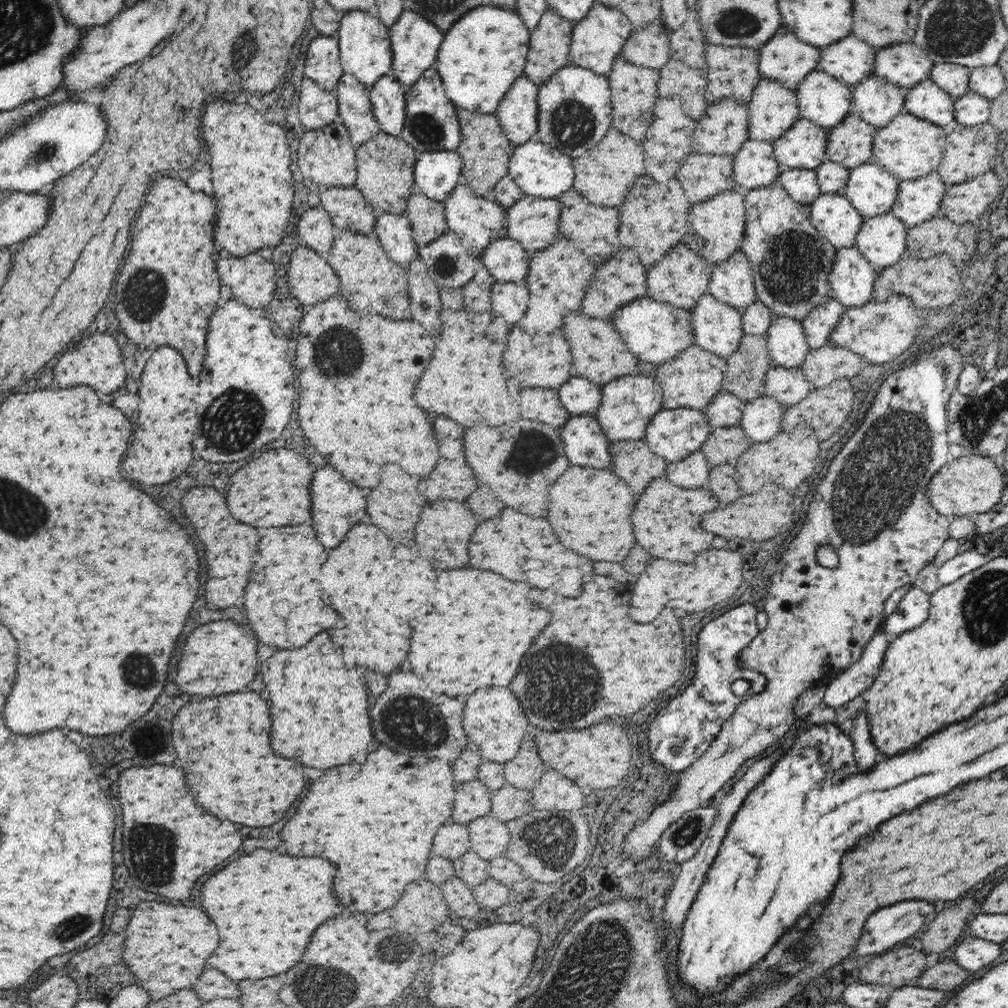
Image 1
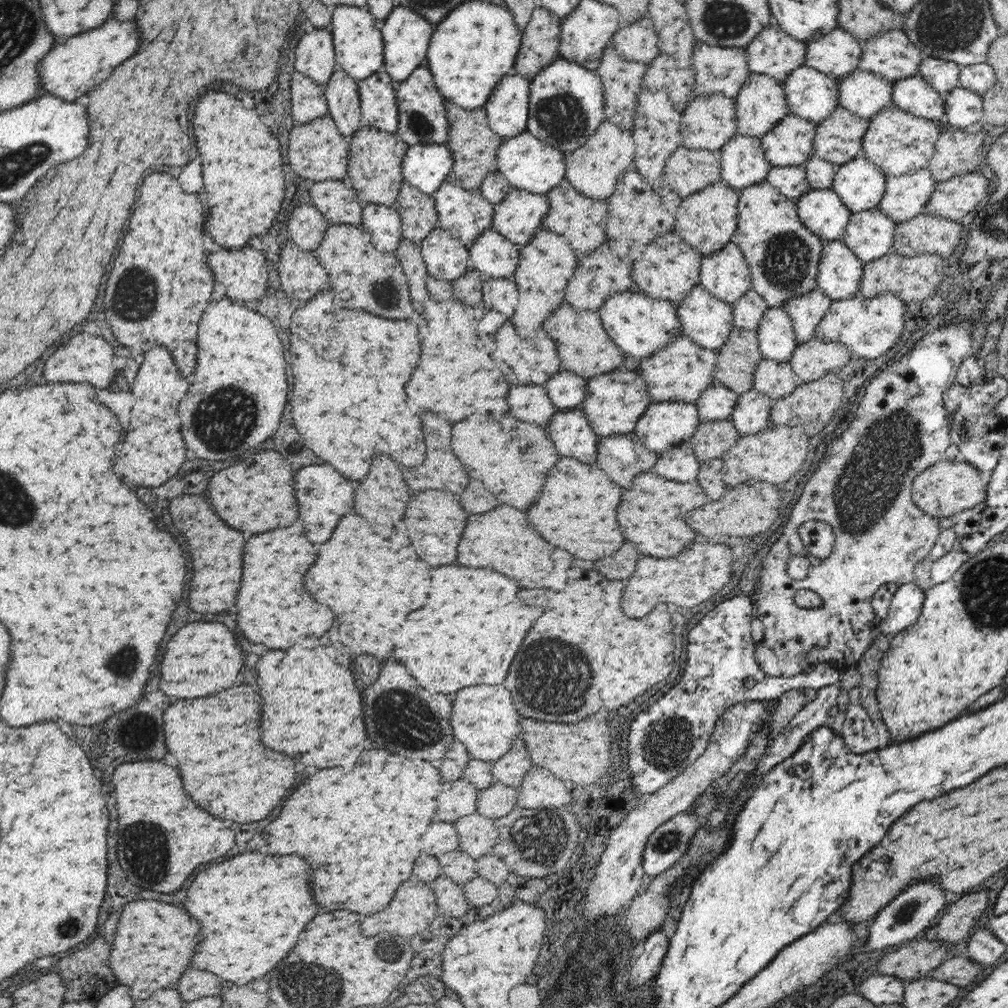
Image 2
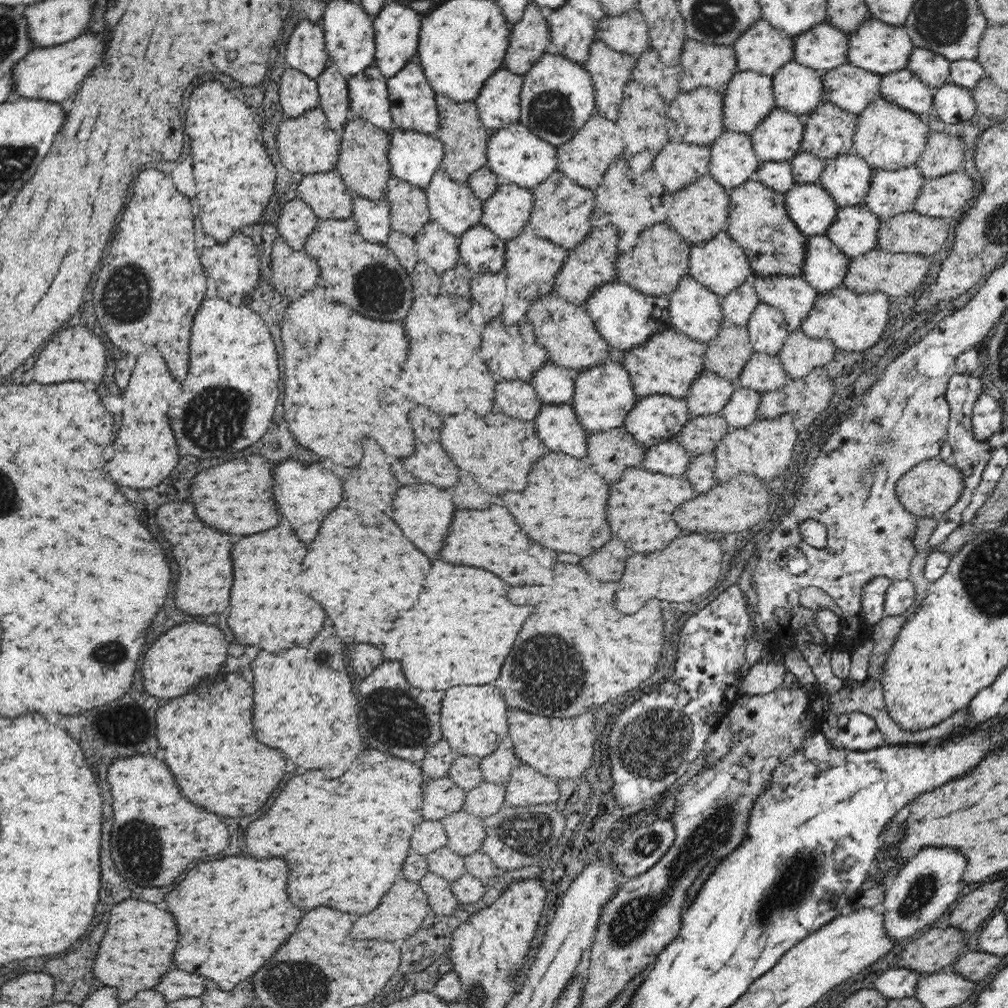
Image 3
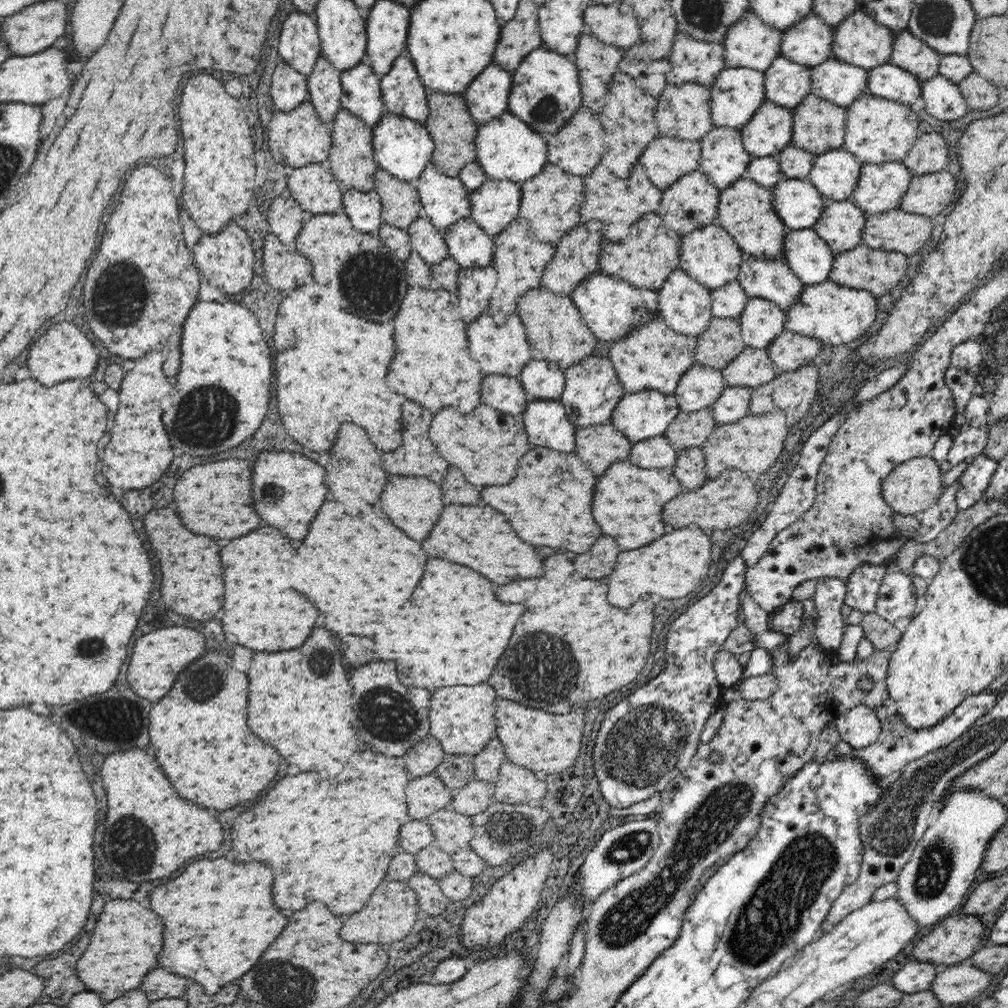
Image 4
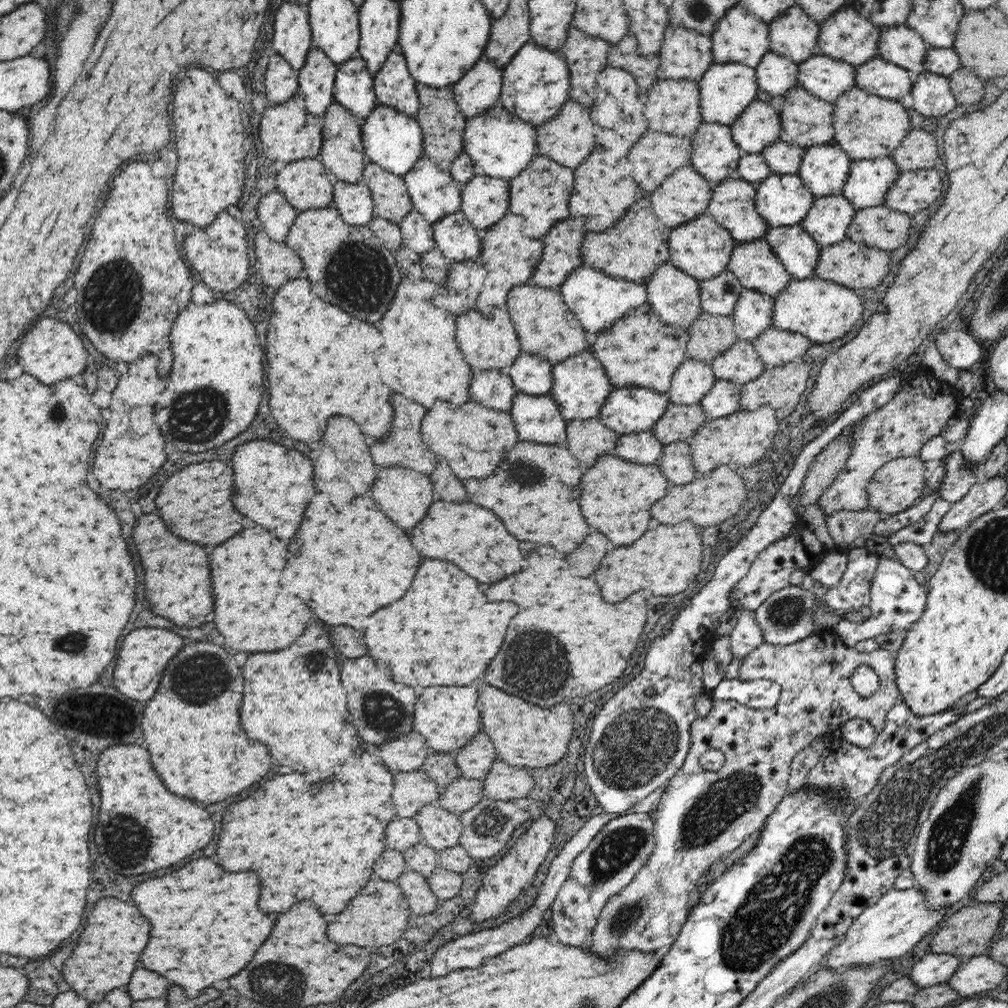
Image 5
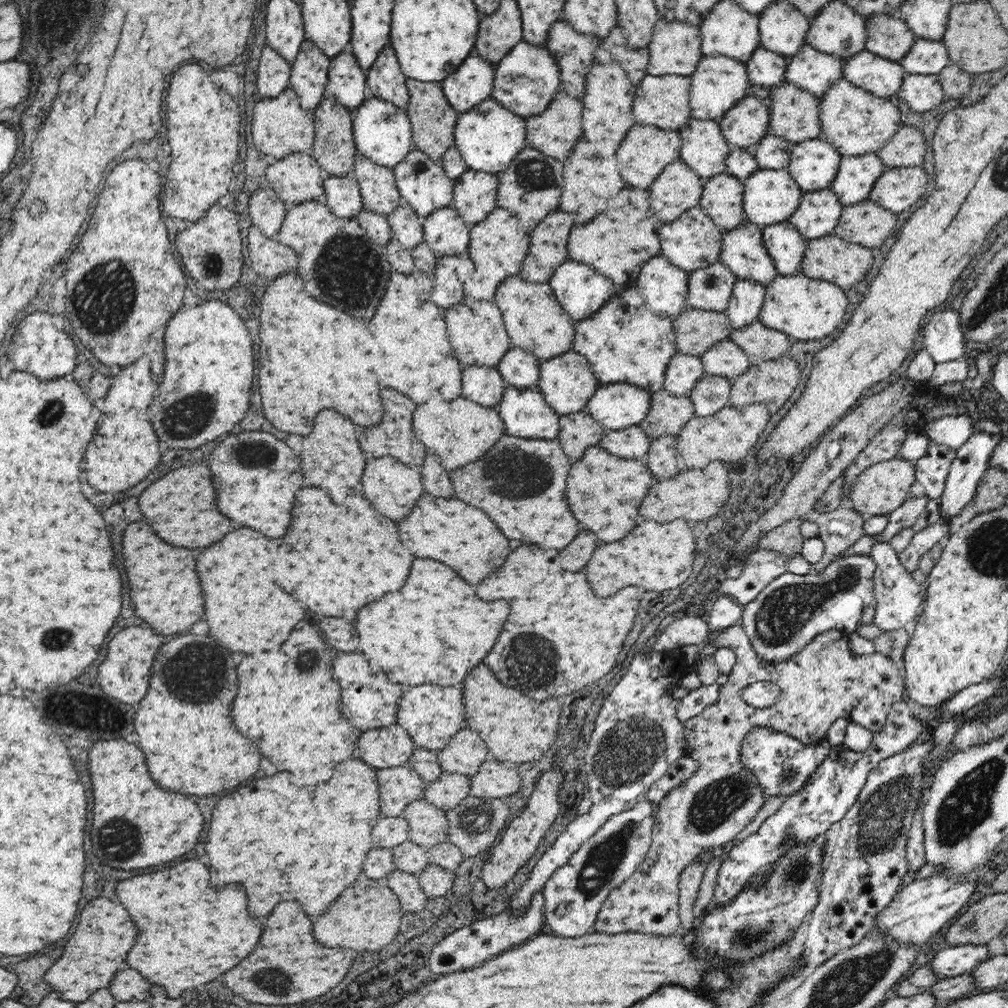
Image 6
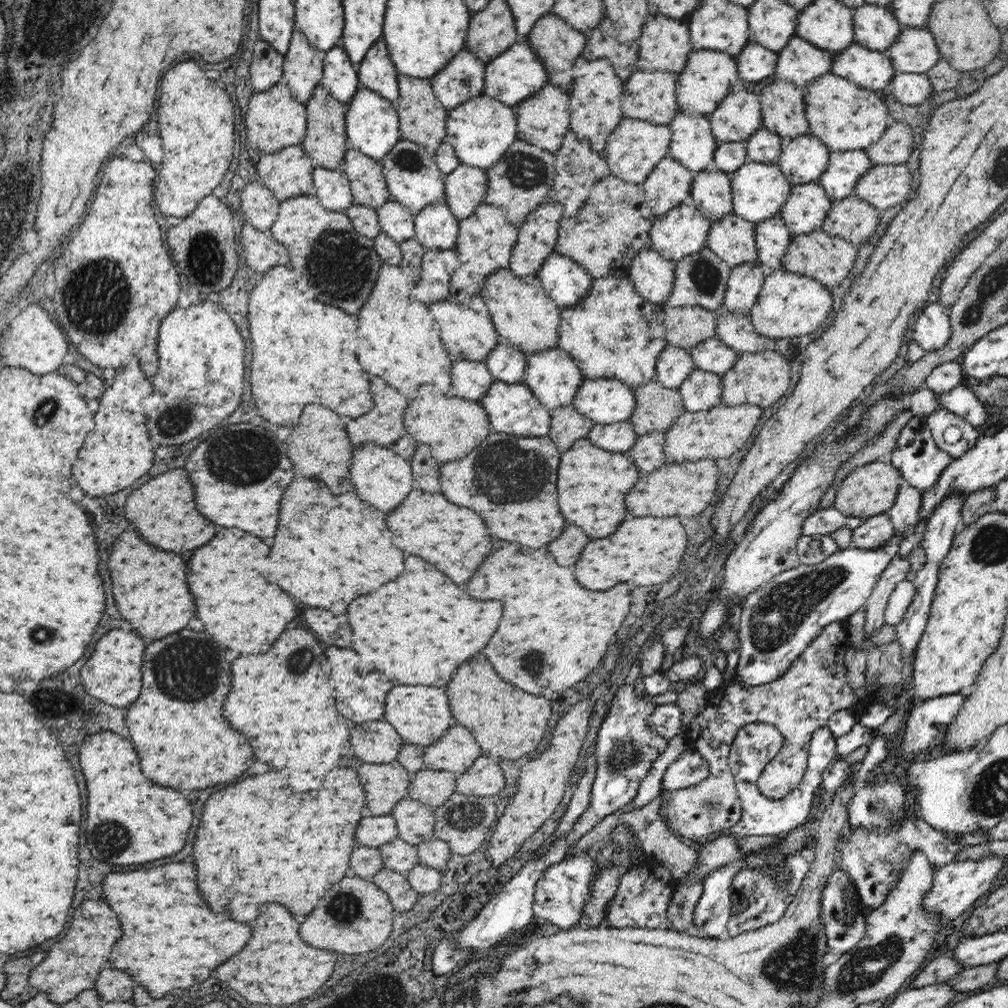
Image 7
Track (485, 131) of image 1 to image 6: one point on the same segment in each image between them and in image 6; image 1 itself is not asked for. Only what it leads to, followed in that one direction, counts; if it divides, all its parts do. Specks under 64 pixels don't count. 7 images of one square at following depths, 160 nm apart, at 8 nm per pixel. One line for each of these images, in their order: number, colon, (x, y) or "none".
2: (474, 145)
3: (465, 139)
4: (450, 124)
5: (442, 121)
6: (433, 119)

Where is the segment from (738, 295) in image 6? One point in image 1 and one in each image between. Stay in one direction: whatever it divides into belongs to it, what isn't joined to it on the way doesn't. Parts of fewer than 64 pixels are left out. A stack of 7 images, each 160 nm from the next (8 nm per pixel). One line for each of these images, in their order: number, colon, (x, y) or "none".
1: (787, 341)
2: (777, 339)
3: (768, 329)
4: (762, 321)
5: (752, 315)

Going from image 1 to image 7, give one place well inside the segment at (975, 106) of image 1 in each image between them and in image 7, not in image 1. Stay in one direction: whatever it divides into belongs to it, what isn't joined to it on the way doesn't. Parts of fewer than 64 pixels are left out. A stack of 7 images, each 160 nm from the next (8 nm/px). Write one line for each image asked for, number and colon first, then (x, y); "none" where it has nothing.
2: (962, 107)
3: (952, 103)
4: (943, 99)
5: (932, 93)
6: (922, 92)
7: (910, 89)

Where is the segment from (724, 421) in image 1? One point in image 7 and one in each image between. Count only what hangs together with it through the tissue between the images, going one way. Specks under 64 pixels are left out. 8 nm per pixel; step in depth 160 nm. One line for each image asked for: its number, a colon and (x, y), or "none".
2: (717, 403)
3: (708, 394)
4: (701, 385)
5: (693, 379)
6: (683, 372)
7: (673, 366)

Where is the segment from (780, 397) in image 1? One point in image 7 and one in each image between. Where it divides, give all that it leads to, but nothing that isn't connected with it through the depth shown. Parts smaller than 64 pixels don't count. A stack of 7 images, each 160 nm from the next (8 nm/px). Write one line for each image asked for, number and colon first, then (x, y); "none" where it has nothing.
2: (776, 379)
3: (763, 372)
4: (753, 367)
5: (741, 363)
6: (726, 358)
7: (711, 355)

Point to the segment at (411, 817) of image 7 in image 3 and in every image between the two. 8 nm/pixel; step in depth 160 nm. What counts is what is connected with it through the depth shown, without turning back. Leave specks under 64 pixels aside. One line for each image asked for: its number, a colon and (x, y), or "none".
3: (465, 833)
4: (449, 826)
5: (440, 828)
6: (428, 824)

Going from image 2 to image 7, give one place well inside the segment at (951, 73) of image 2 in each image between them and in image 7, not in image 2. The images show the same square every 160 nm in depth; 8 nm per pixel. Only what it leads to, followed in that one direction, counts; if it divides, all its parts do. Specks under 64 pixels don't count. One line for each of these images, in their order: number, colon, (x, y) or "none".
3: (932, 69)
4: (910, 53)
5: (903, 46)
6: (888, 36)
7: (875, 27)

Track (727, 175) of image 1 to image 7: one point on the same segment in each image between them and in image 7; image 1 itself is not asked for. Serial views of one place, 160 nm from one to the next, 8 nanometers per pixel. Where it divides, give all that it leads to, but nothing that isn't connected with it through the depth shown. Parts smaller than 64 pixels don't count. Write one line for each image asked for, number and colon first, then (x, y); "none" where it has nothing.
2: (687, 171)
3: (679, 164)
4: (667, 159)
5: (655, 156)
6: (644, 154)
7: (635, 148)

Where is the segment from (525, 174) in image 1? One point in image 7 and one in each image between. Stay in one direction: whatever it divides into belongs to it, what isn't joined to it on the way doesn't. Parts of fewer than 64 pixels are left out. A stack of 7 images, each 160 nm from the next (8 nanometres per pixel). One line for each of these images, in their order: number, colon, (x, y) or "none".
2: (529, 164)
3: (516, 156)
4: (507, 148)
5: (500, 144)
6: (490, 137)
7: (481, 130)

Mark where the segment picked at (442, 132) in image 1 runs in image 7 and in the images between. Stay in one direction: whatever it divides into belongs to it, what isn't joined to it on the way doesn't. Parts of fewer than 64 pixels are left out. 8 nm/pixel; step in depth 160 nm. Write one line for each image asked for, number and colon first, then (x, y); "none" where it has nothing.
2: (422, 113)
3: (414, 108)
4: (403, 93)
5: (394, 86)
6: (385, 80)
7: (377, 72)

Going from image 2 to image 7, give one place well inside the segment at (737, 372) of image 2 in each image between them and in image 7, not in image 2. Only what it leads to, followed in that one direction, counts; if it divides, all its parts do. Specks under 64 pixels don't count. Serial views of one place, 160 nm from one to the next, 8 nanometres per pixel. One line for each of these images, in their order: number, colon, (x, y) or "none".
3: (727, 353)
4: (721, 343)
5: (709, 336)
6: (696, 331)
7: (686, 327)

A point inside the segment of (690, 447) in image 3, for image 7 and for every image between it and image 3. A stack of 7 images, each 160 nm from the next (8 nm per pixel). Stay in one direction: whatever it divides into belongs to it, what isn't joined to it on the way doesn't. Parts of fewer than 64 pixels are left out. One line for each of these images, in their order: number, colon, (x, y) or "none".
4: (691, 429)
5: (680, 423)
6: (668, 414)
7: (657, 407)

